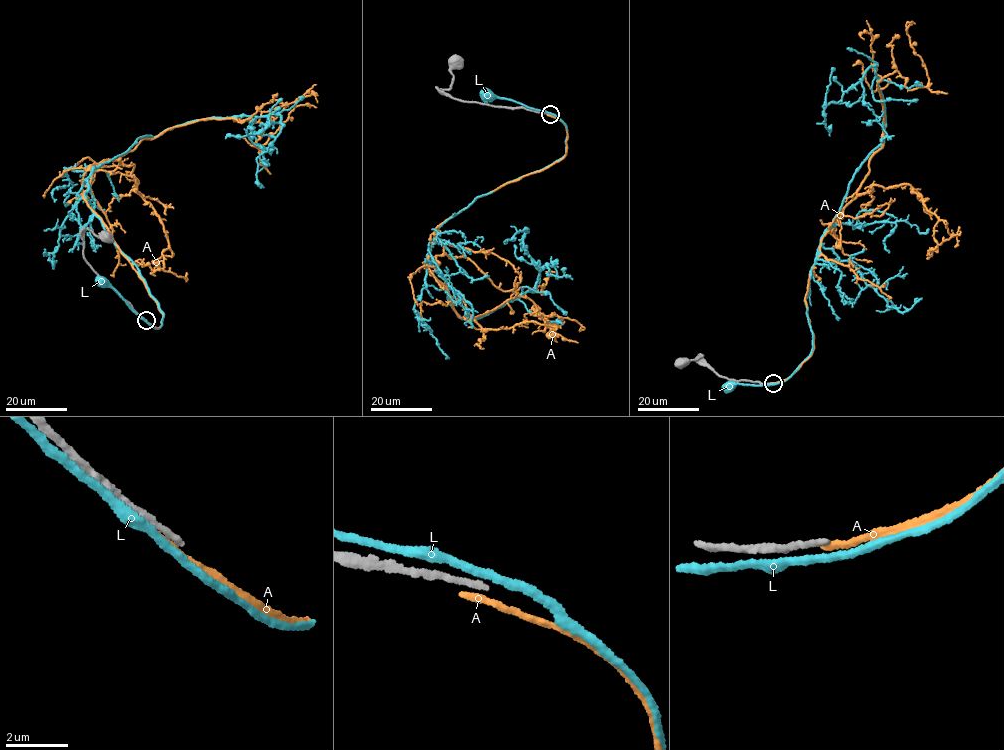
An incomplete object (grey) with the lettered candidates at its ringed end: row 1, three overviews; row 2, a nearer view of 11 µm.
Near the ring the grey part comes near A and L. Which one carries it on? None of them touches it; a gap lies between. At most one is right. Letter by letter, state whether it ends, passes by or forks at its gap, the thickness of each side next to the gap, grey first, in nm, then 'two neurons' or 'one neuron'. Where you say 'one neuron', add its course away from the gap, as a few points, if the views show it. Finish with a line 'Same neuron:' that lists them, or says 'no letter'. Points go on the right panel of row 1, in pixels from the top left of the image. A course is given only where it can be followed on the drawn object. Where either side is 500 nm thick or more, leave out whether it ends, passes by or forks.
A: it ends there; 170 nm thick on the grey side, 300 nm on the other; two neurons
L: it passes by; 170 nm thick on the grey side, 260 nm on the other; two neurons
Same neuron: no letter

